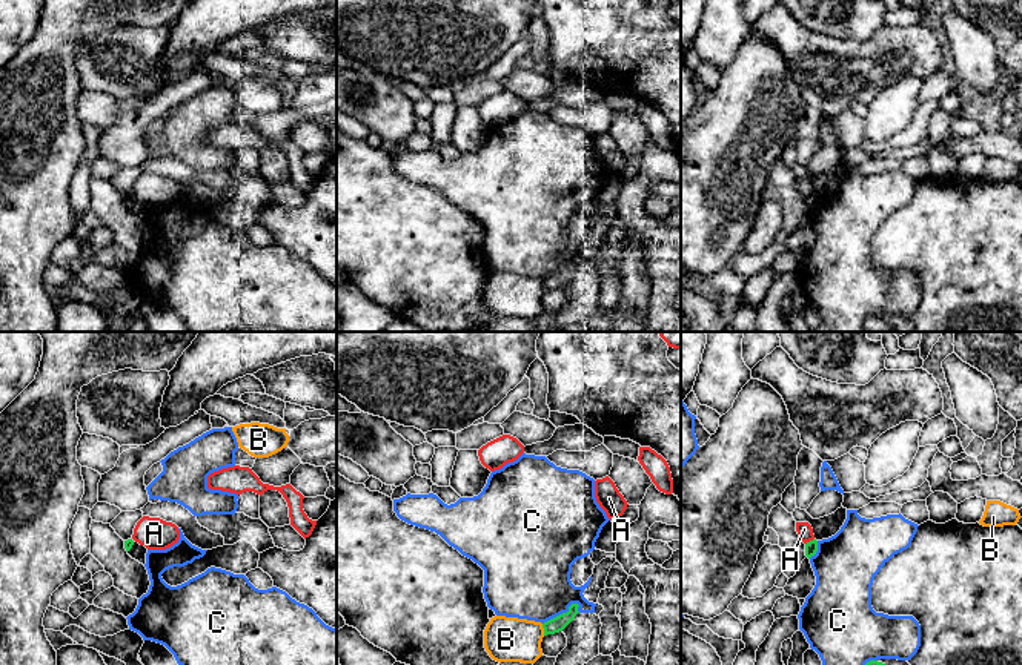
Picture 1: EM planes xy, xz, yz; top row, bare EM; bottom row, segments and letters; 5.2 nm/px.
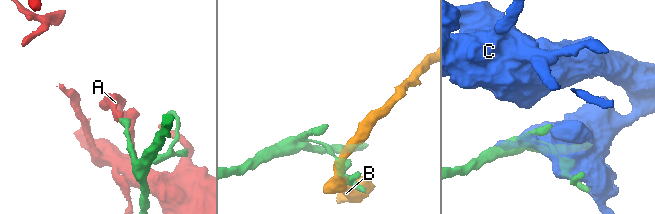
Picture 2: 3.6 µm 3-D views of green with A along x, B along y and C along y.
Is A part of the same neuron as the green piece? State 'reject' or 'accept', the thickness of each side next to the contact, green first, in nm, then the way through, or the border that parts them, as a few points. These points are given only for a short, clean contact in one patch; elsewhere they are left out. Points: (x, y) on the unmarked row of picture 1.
reject; calibres 60 and 80 nm; border yz (813, 194), (806, 200)

